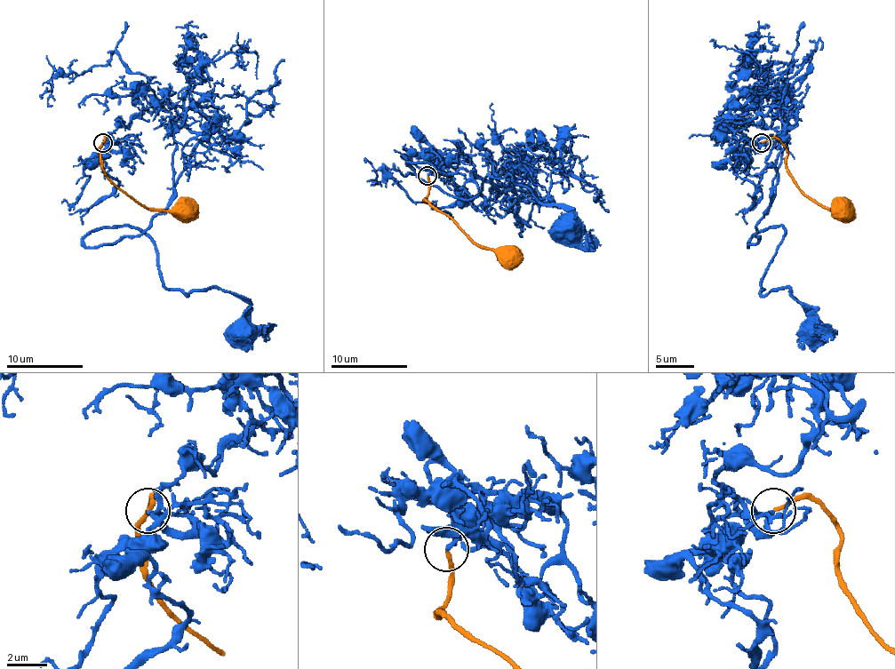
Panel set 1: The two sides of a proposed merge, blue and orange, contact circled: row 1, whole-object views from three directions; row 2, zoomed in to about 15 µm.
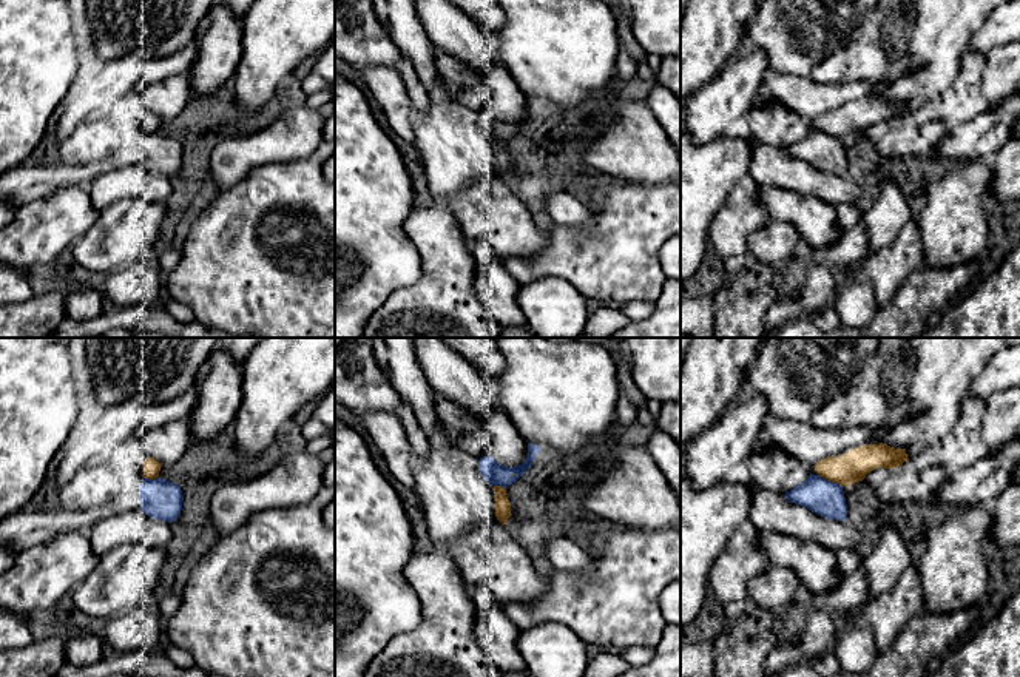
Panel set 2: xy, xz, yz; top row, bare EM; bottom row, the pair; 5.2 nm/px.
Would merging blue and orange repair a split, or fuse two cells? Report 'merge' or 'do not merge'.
do not merge

